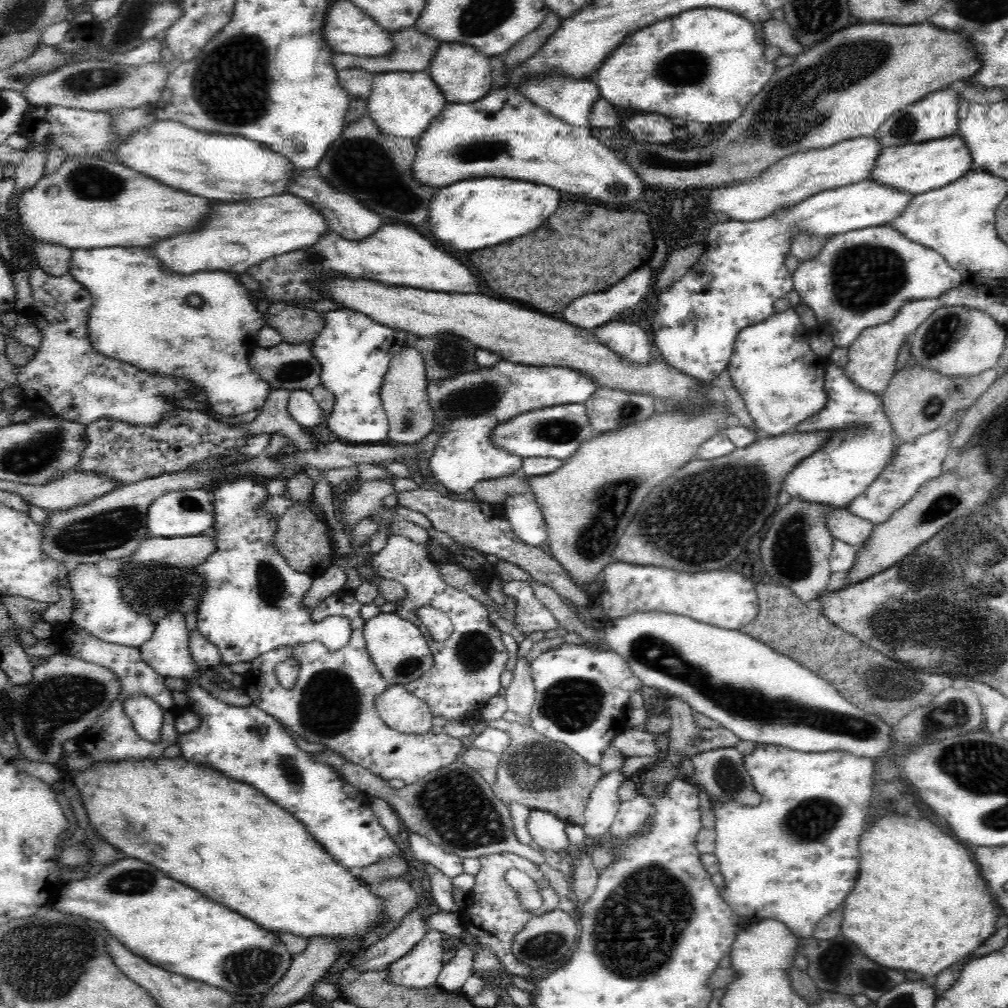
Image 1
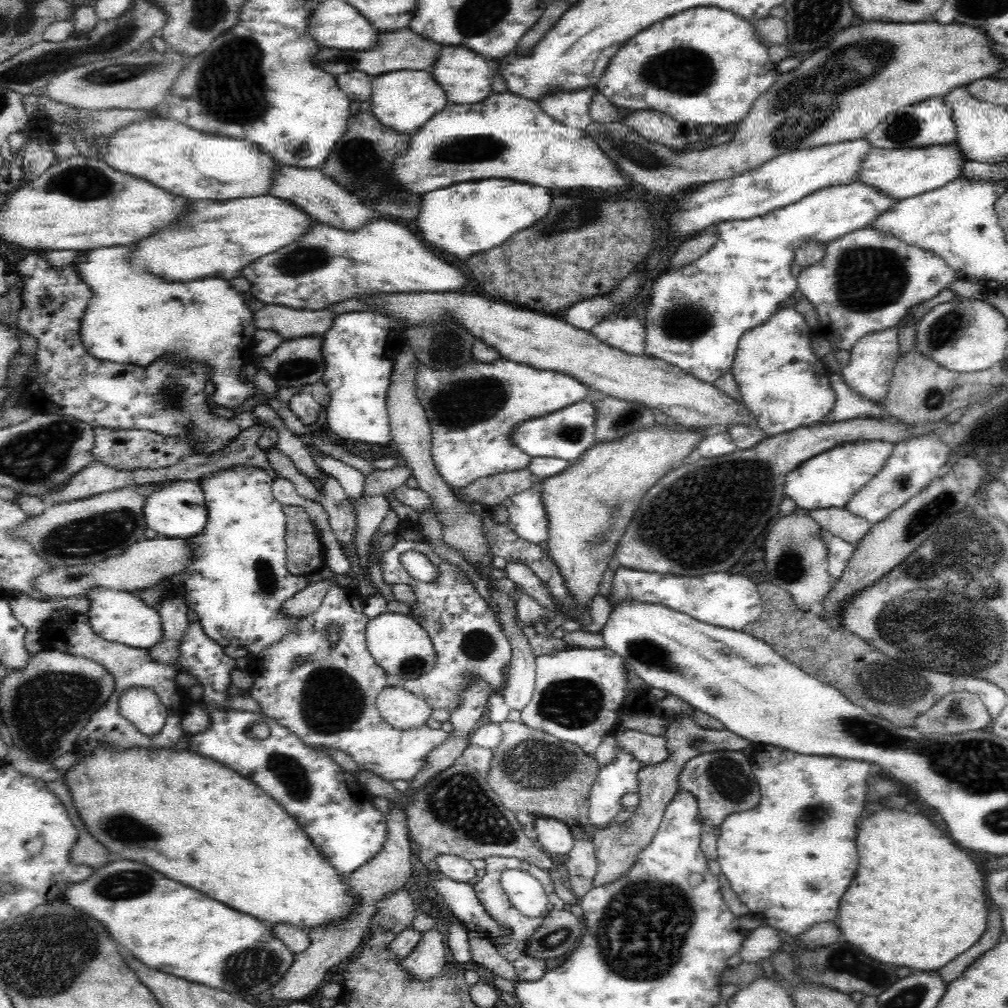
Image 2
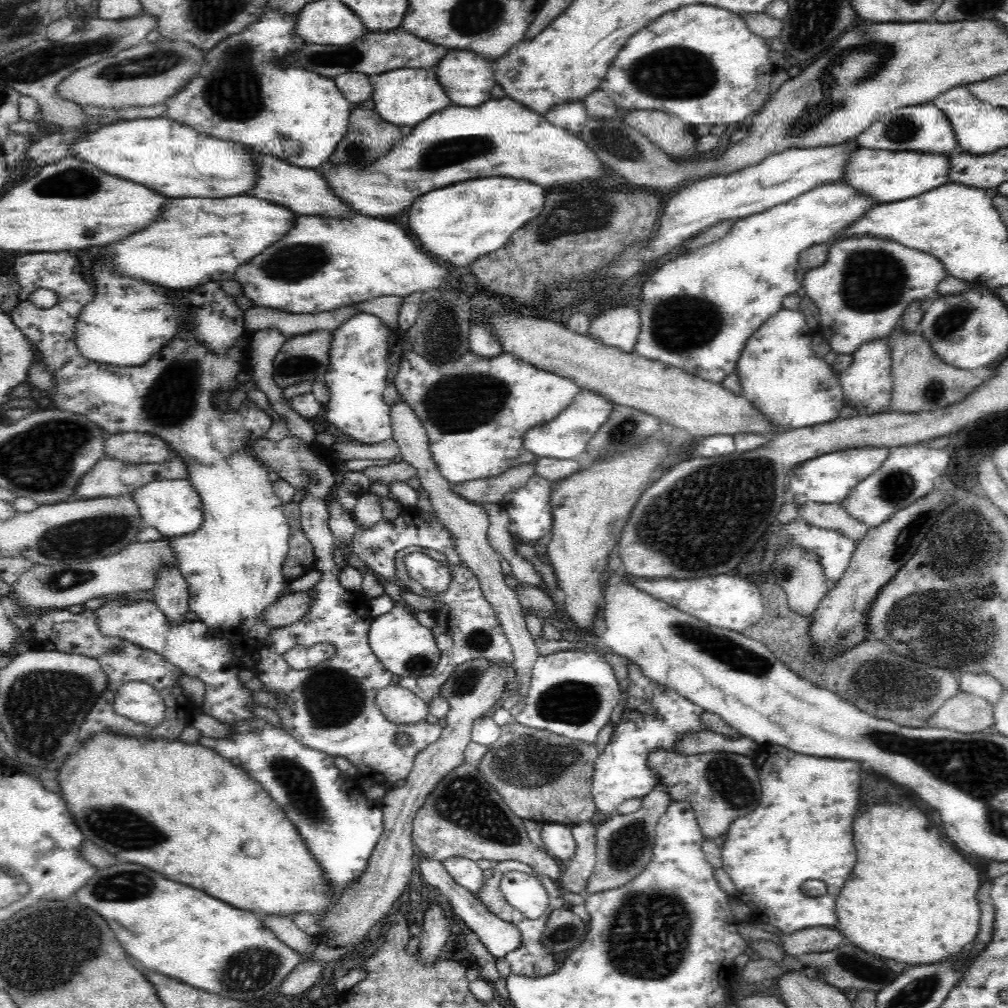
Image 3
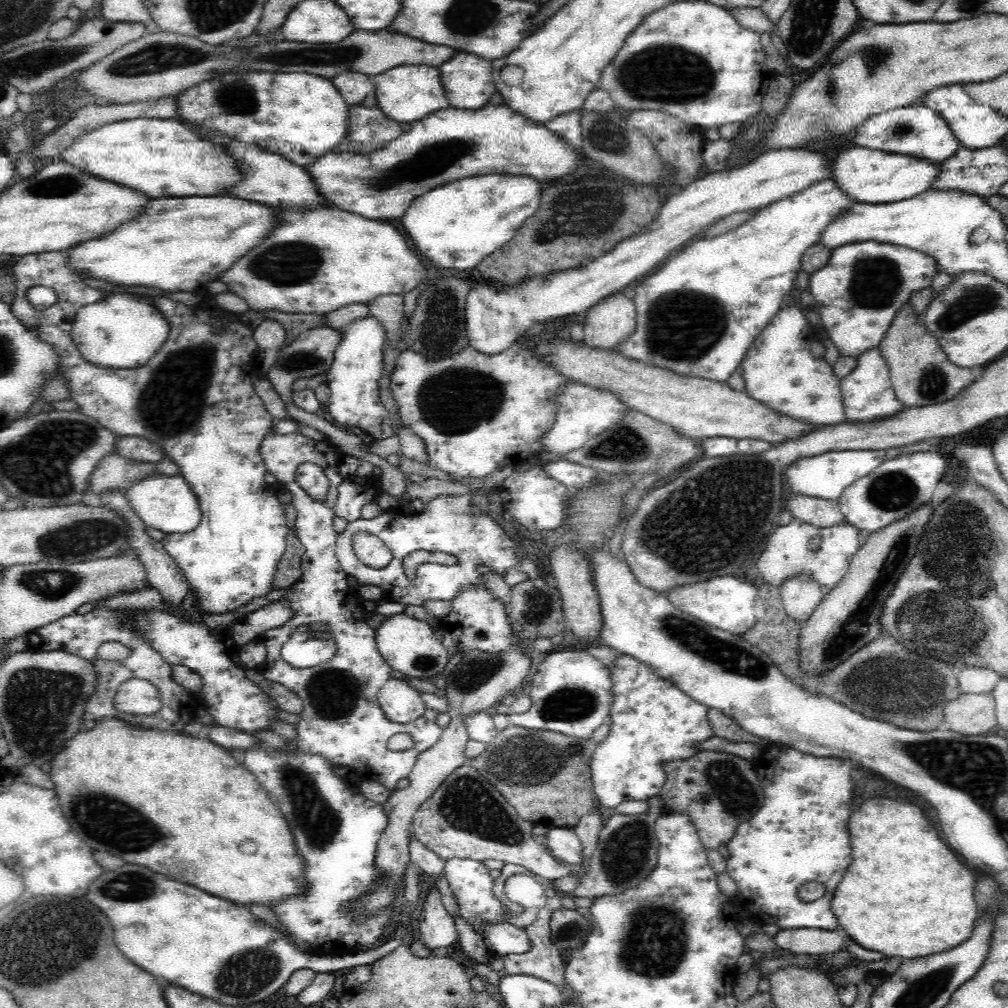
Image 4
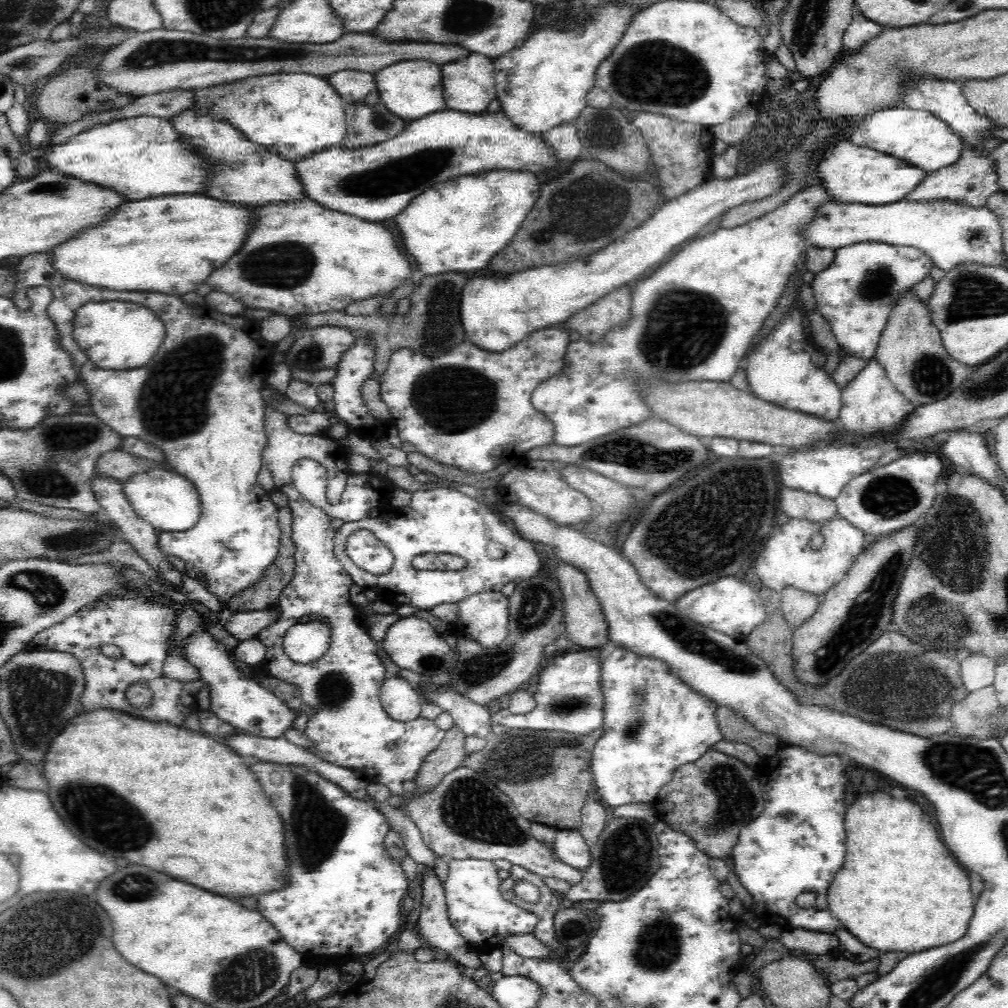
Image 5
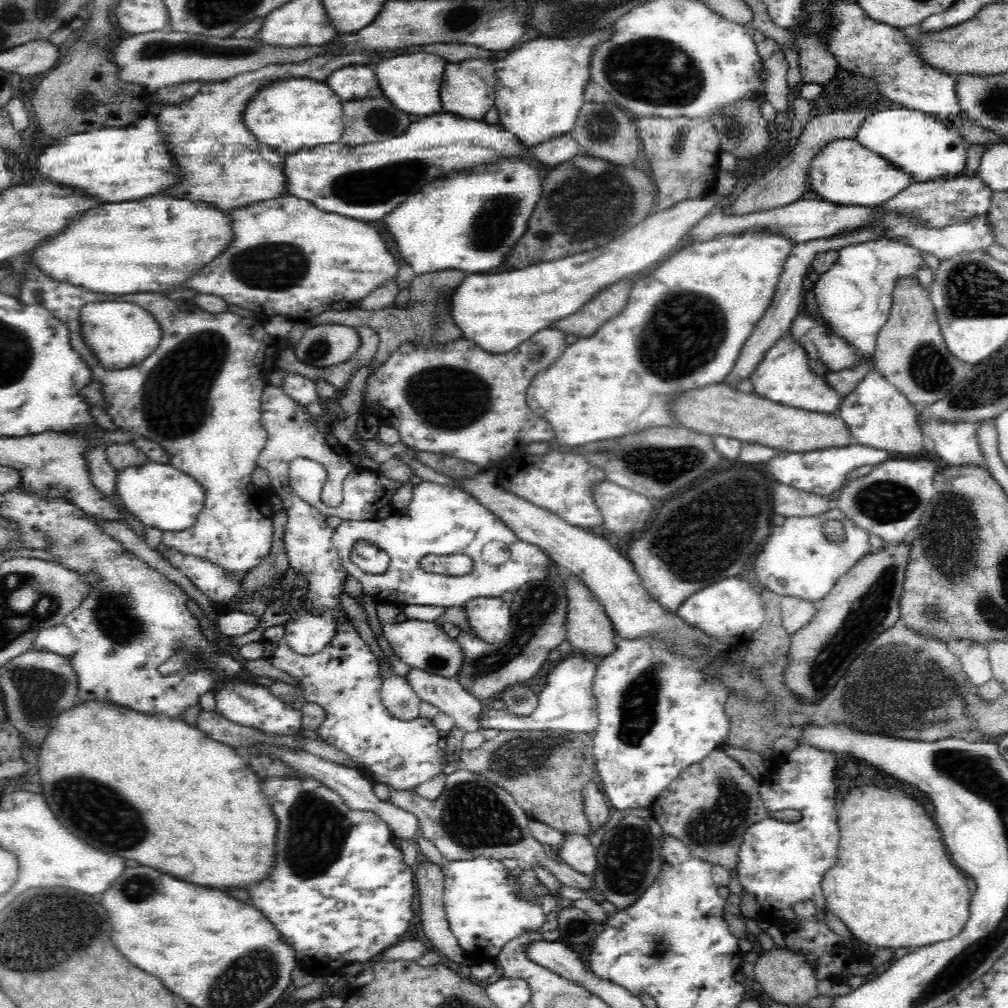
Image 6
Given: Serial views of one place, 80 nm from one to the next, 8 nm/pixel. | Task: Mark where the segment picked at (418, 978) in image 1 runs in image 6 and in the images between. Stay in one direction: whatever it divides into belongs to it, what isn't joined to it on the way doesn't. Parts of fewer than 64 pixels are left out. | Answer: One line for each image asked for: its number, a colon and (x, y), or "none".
2: (425, 962)
3: (436, 930)
4: (437, 930)
5: (434, 927)
6: (430, 878)

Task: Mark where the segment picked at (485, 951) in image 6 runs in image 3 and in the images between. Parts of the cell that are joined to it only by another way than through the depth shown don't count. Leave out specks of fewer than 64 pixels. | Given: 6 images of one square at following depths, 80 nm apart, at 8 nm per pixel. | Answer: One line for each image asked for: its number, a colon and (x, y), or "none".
3: (465, 872)
4: (472, 886)
5: (476, 906)

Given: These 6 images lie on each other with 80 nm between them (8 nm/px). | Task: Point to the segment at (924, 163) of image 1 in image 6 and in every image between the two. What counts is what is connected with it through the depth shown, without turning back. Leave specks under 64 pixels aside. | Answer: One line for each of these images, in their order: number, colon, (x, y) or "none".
2: (900, 173)
3: (886, 176)
4: (869, 176)
5: (849, 173)
6: (843, 172)

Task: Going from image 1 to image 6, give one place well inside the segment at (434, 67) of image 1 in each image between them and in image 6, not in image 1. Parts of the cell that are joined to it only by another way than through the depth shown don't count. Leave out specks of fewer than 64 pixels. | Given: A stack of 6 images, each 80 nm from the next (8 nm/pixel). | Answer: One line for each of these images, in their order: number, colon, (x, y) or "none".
2: (466, 77)
3: (467, 77)
4: (467, 79)
5: (468, 85)
6: (468, 90)

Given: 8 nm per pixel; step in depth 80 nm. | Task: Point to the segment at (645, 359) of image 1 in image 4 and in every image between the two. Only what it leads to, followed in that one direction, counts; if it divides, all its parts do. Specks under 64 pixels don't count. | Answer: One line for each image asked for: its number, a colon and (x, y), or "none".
2: (626, 334)
3: (618, 327)
4: (609, 323)

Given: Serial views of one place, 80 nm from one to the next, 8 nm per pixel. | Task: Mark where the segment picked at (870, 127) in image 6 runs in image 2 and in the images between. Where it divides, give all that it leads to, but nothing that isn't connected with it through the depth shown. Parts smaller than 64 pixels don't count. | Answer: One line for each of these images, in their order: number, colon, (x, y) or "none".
2: (928, 123)
3: (923, 127)
4: (916, 130)
5: (917, 137)

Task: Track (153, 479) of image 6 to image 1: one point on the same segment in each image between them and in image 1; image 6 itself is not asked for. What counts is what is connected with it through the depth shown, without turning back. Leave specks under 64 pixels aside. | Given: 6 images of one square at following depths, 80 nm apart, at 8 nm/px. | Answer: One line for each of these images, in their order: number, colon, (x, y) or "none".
1: (190, 513)
2: (178, 510)
3: (173, 507)
4: (167, 503)
5: (166, 500)

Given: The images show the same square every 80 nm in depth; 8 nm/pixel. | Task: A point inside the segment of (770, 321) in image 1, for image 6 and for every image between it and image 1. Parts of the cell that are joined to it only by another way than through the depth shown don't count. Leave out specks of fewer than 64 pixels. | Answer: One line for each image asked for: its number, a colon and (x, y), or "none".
2: (785, 385)
3: (779, 373)
4: (779, 371)
5: (779, 369)
6: (784, 376)

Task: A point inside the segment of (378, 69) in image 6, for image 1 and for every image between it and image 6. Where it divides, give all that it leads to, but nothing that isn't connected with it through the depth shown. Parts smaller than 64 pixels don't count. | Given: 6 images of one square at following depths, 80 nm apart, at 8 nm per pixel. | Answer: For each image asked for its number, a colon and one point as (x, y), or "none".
1: (402, 104)
2: (403, 101)
3: (405, 97)
4: (407, 93)
5: (412, 88)

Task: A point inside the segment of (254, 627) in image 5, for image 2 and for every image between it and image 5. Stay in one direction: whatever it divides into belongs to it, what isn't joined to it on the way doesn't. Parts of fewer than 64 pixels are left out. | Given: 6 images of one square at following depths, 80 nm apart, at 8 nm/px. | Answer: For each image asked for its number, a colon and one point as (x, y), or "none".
2: (307, 601)
3: (292, 606)
4: (273, 615)

